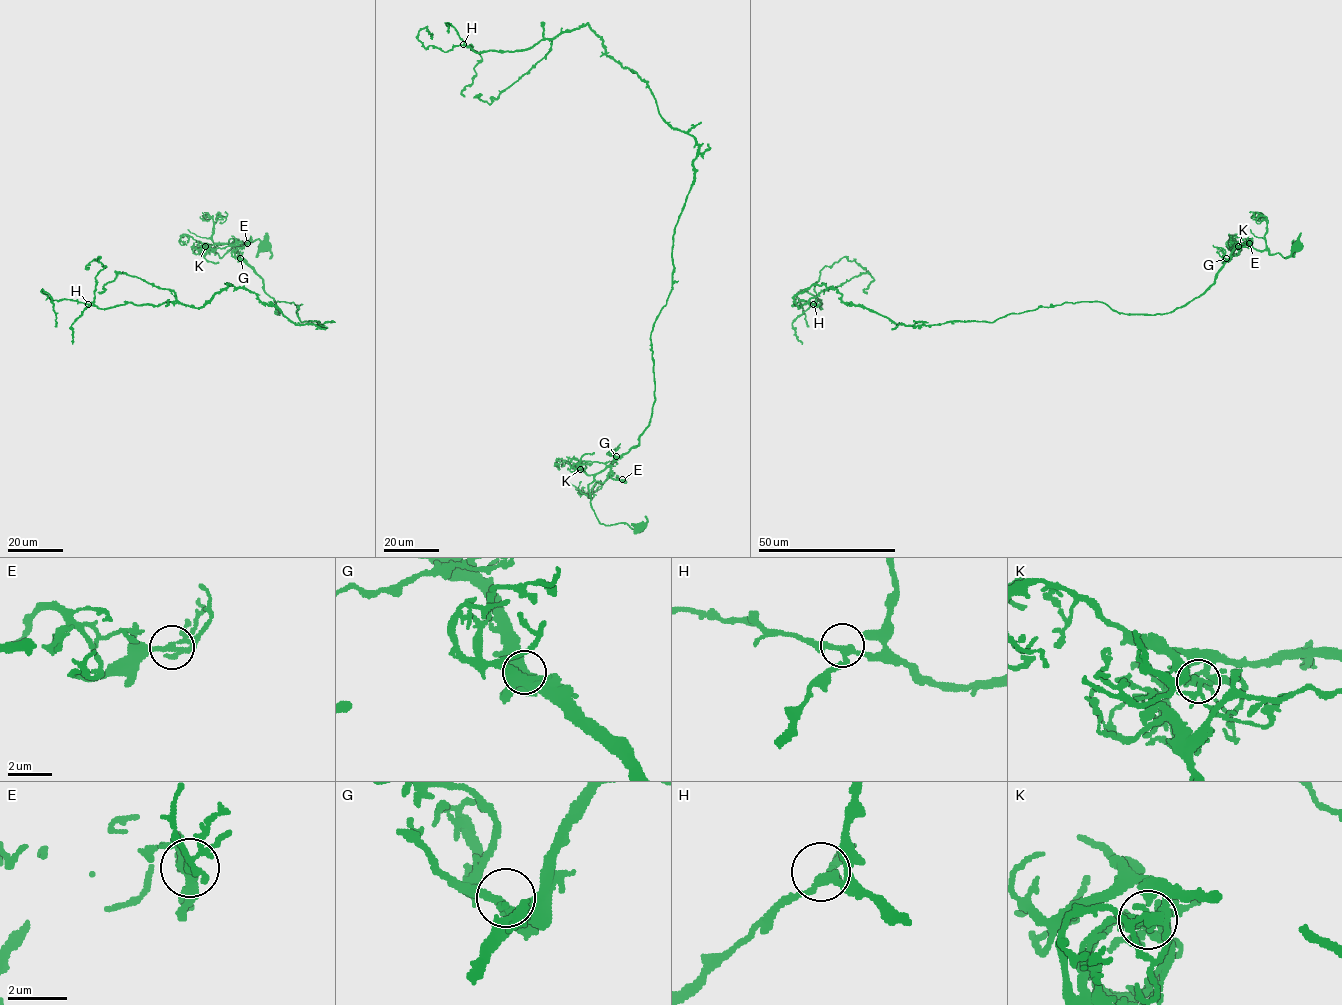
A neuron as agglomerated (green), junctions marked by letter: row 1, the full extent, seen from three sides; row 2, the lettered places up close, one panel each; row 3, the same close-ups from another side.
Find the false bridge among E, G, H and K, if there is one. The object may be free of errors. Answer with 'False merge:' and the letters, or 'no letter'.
False merge: K

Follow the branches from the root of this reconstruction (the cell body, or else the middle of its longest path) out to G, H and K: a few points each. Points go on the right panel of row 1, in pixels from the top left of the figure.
G: (1296, 248), (1294, 244), (1298, 239), (1292, 241), (1294, 253), (1285, 257), (1238, 244), (1226, 258)
H: (1296, 248), (1238, 244), (1204, 292), (1154, 315), (1077, 301), (906, 326), (824, 284), (794, 297), (813, 304)
K: (1296, 248), (1298, 239), (1292, 241), (1294, 253), (1285, 257), (1248, 244), (1238, 246)

